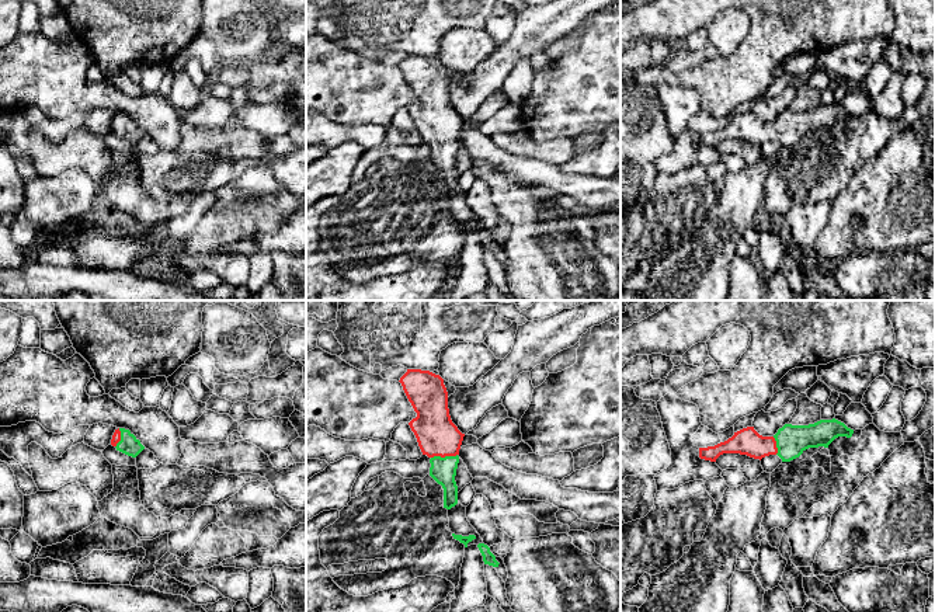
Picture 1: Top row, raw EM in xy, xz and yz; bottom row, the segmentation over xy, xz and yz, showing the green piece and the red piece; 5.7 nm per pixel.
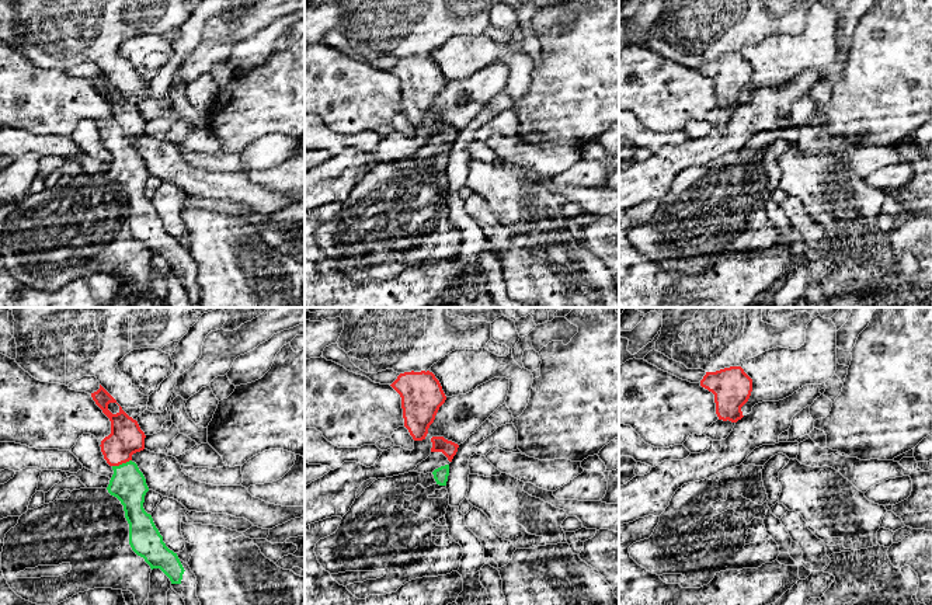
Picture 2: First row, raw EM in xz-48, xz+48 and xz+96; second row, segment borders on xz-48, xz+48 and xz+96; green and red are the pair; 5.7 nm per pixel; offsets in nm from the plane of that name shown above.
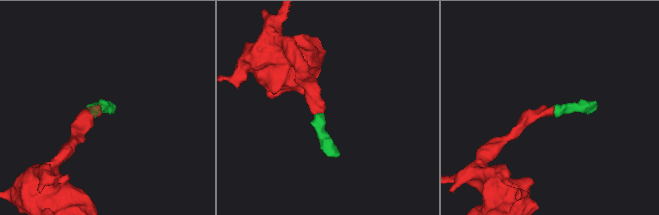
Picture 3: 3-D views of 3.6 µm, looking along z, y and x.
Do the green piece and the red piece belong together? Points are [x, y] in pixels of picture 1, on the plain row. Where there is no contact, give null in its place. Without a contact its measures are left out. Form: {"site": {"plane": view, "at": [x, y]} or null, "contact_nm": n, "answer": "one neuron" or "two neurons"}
{"site": {"plane": "xz", "at": [445, 142]}, "contact_nm": 150, "answer": "one neuron"}

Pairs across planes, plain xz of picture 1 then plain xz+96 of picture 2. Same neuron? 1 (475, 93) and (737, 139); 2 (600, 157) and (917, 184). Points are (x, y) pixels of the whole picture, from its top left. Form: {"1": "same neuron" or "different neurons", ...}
{"1": "same neuron", "2": "different neurons"}

